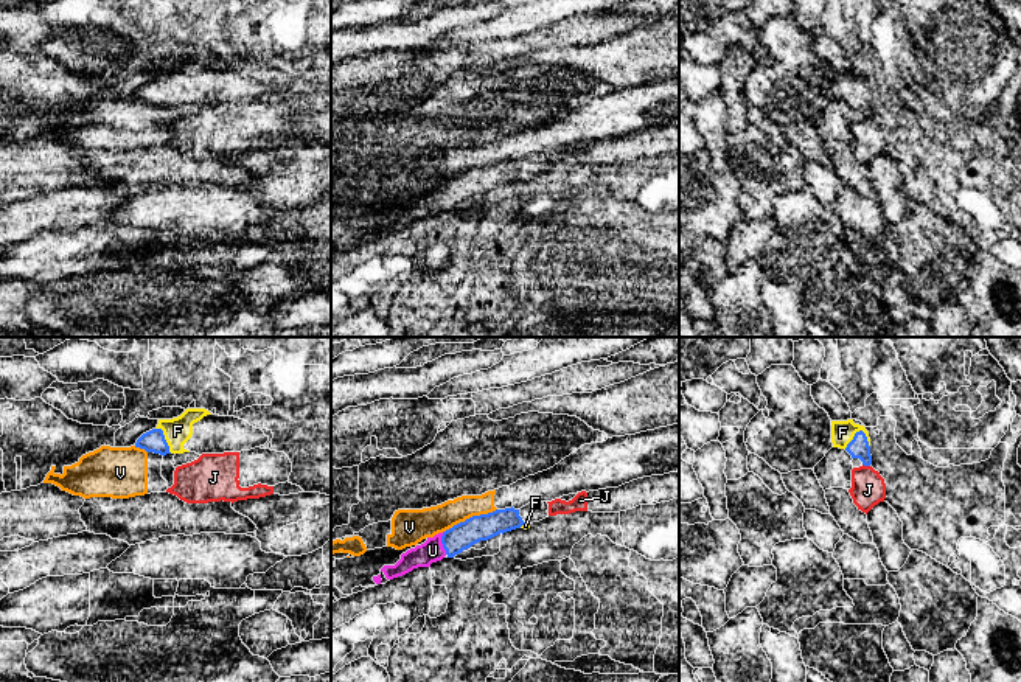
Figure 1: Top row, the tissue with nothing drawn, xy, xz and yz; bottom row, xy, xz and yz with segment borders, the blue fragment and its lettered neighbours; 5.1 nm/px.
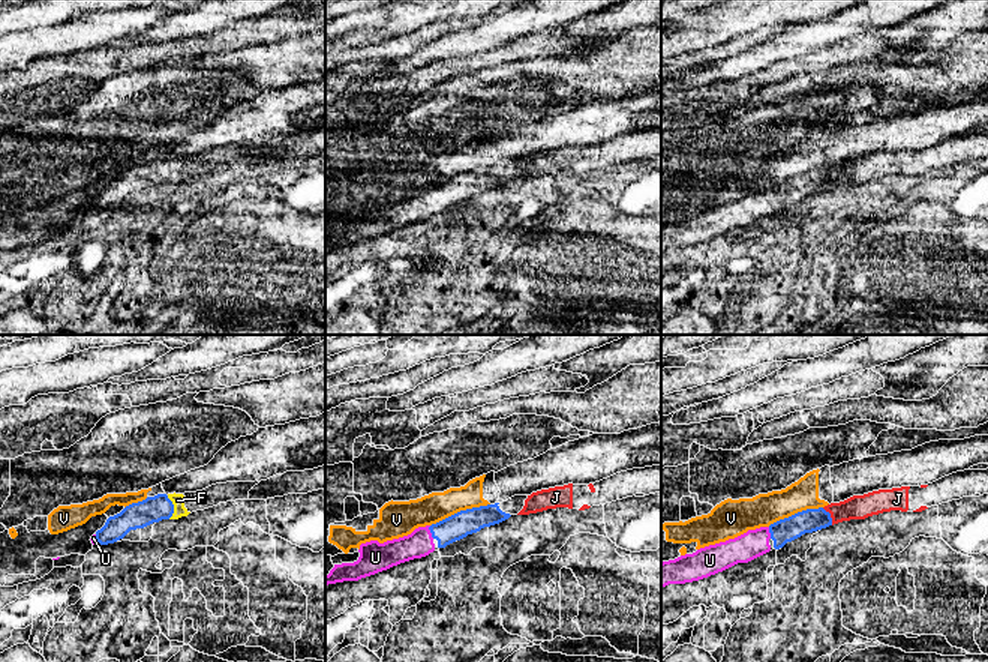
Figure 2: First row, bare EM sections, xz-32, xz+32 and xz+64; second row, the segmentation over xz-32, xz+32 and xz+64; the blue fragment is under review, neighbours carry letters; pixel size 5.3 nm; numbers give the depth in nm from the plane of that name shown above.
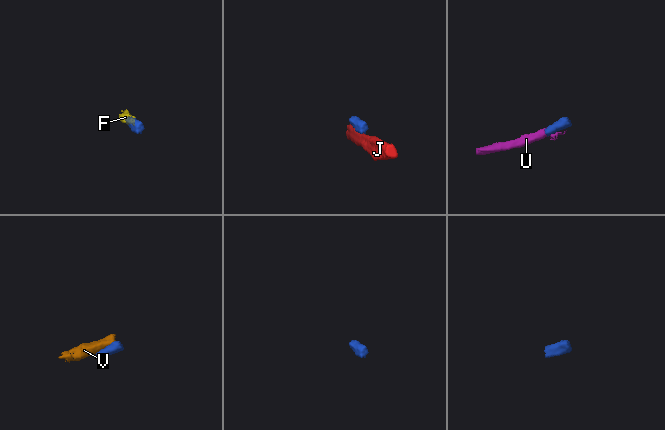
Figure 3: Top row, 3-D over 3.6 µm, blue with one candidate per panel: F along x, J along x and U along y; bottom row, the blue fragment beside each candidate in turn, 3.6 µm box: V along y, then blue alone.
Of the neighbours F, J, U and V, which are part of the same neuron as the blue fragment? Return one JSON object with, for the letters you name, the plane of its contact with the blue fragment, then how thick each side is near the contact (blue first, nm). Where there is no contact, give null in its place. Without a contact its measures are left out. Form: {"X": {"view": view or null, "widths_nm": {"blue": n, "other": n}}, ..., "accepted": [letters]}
{"F": {"view": "yz", "widths_nm": {"blue": 110, "other": 120}}, "U": {"view": "xz", "widths_nm": {"blue": 140, "other": 120}}, "accepted": ["F", "U"]}

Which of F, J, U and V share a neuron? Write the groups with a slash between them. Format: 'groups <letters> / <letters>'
groups F U / J / V

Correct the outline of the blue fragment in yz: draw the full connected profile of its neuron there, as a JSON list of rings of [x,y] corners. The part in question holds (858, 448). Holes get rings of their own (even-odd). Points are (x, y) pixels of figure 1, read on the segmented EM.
[[[853,419],[831,421],[831,443],[833,447],[845,449],[852,458],[859,458],[864,466],[872,465],[869,432]]]

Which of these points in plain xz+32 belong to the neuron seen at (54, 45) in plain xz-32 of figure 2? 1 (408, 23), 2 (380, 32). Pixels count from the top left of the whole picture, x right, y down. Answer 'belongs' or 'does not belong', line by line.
1: does not belong
2: does not belong

